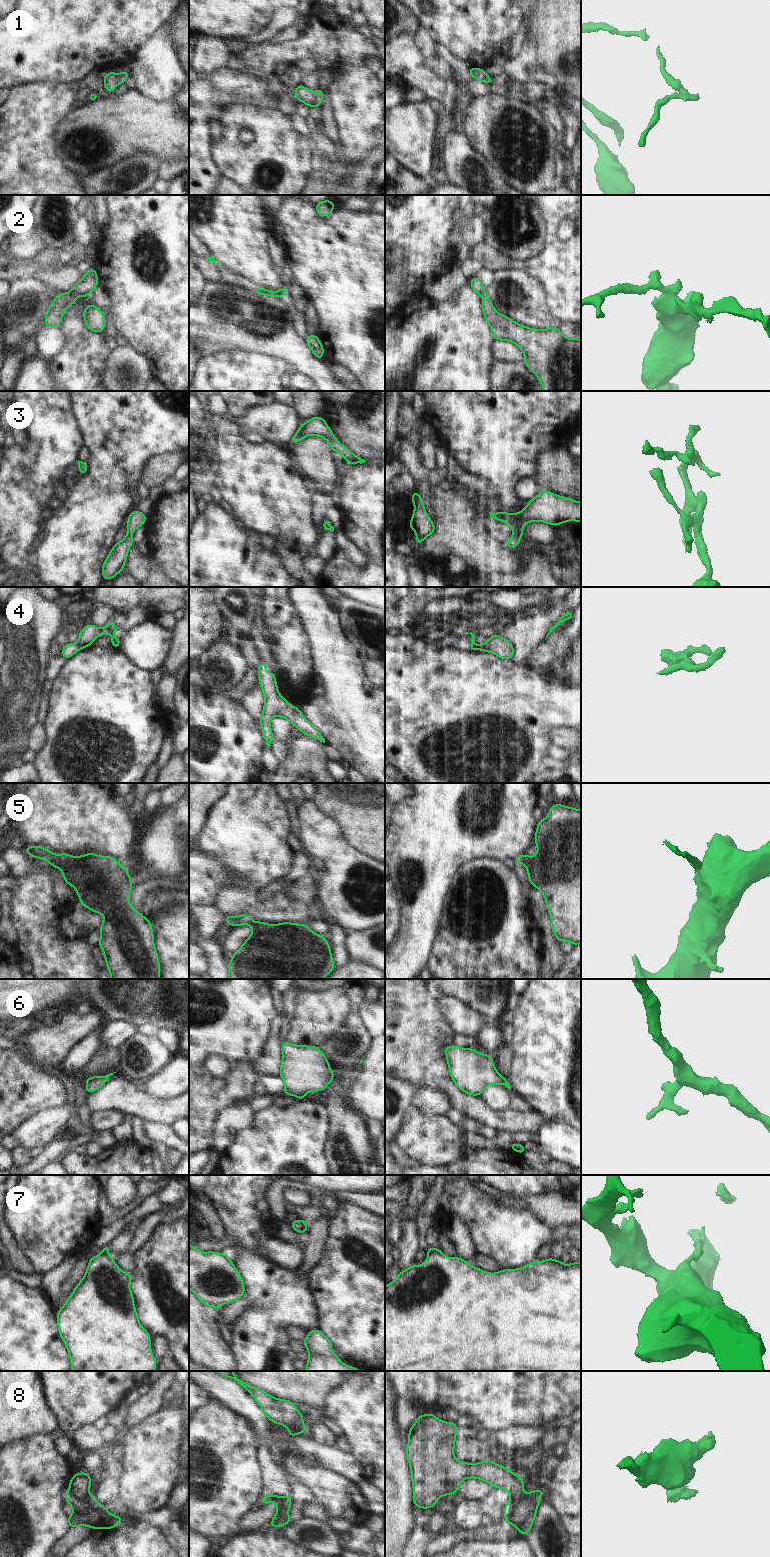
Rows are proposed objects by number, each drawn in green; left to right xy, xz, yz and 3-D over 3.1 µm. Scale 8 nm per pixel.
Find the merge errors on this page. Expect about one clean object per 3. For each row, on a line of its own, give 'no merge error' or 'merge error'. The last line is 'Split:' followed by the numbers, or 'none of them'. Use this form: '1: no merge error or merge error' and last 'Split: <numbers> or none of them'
1: merge error
2: merge error
3: no merge error
4: merge error
5: merge error
6: no merge error
7: merge error
8: merge error
Split: 1, 2, 4, 5, 7, 8

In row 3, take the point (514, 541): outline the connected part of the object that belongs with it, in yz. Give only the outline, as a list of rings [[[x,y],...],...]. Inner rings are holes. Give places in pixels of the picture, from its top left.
[[[542,489],[519,513],[498,511],[489,514],[495,520],[508,524],[513,530],[511,538],[503,543],[505,547],[512,549],[520,544],[525,530],[522,526],[525,523],[539,521],[554,527],[568,521],[581,523],[581,502]]]

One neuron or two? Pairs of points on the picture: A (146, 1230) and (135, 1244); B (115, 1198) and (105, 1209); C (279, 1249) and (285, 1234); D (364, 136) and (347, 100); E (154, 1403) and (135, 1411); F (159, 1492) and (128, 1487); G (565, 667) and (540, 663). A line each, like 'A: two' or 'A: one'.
A: one
B: two
C: two
D: one
E: one
F: one
G: two

